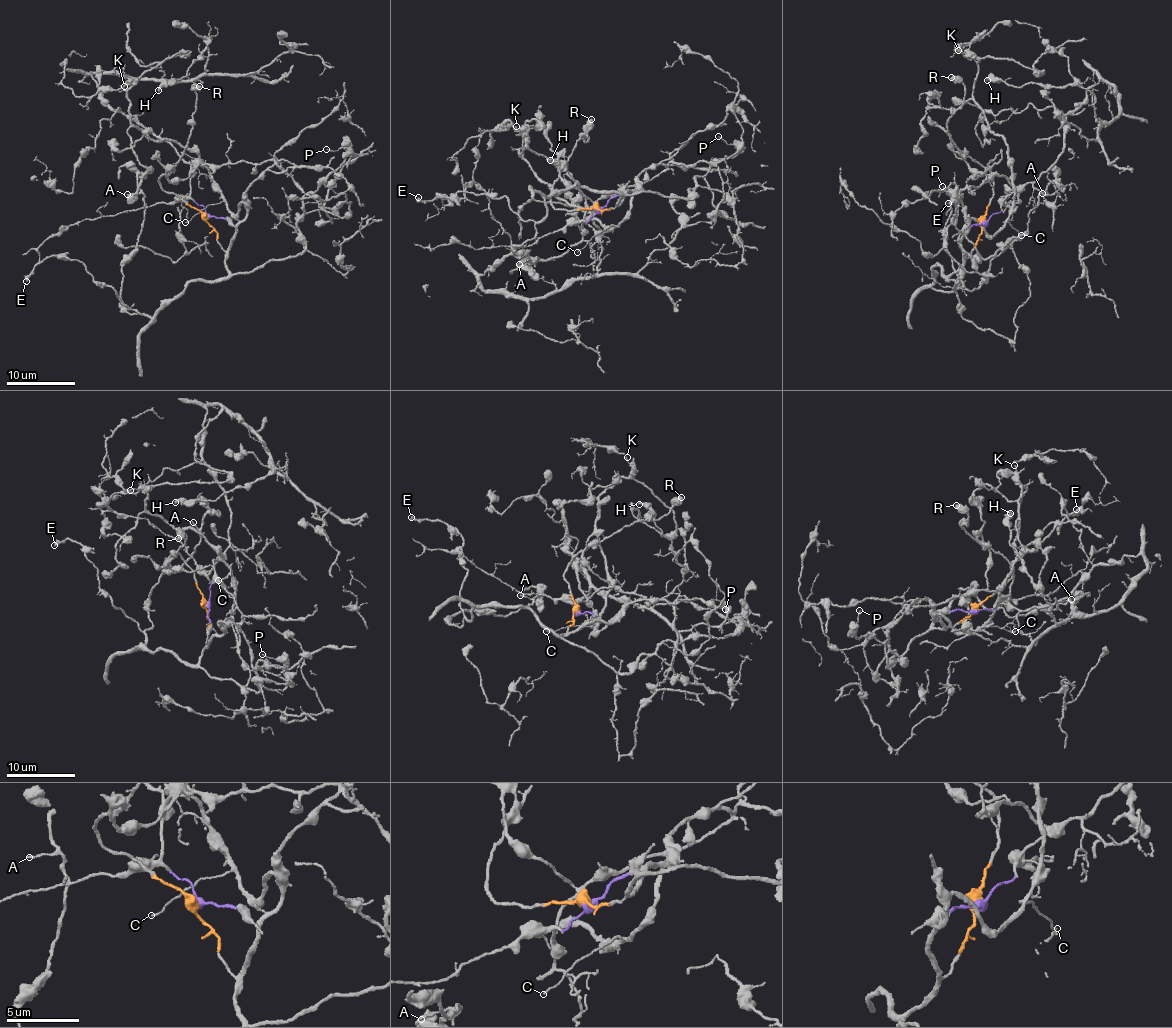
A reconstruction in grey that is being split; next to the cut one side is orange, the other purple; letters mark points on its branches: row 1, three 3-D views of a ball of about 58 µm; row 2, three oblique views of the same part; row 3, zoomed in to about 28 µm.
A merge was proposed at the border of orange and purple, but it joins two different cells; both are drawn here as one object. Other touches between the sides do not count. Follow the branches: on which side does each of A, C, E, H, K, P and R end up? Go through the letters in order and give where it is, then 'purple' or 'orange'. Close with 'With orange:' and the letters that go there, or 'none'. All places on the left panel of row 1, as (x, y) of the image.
A: place (127, 194); orange
C: place (185, 222); orange
E: place (26, 281); orange
H: place (158, 90); purple
K: place (124, 86); orange
P: place (326, 149); orange
R: place (199, 86); orange
With orange: A, C, E, K, P, R

